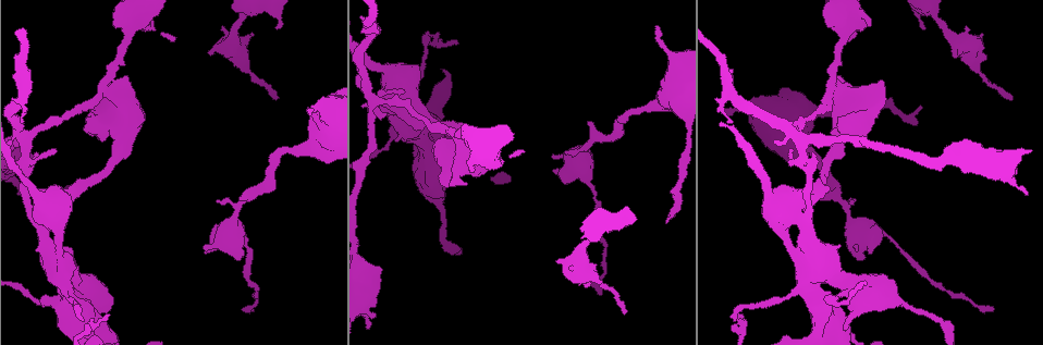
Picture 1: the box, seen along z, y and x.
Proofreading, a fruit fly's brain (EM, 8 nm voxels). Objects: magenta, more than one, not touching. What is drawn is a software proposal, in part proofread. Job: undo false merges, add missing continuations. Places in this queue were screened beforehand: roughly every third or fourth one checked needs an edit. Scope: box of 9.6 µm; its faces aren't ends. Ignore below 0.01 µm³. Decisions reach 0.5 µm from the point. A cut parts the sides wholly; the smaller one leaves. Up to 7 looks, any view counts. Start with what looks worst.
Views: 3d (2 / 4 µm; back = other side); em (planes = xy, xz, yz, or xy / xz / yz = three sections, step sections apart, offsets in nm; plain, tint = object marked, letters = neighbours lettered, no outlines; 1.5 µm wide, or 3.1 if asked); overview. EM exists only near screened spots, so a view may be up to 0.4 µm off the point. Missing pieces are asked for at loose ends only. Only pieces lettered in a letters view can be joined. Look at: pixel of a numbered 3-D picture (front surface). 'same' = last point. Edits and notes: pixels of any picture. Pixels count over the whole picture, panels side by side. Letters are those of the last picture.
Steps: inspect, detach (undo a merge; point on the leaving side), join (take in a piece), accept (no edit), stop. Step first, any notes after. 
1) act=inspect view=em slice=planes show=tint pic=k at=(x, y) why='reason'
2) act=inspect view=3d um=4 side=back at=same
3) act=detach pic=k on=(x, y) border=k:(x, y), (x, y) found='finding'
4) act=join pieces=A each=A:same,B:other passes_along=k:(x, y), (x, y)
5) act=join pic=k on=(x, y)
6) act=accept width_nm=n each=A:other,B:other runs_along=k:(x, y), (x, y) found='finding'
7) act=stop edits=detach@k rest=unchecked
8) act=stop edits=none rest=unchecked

act=inspect view=em slice=planes show=letters pic=1 at=(65, 297) why='two arms in line, one across'

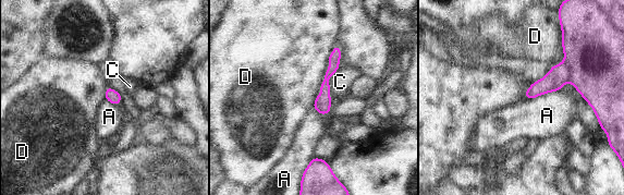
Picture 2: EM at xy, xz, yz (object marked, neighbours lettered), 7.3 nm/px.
act=accept each=A:other,C:other,D:other border=2:(104, 92), (105, 96) found='continuous, no second cell'

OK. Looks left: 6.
act=inspect view=em slice=planes show=letters pic=1 at=(109, 314) why='branch stops here'

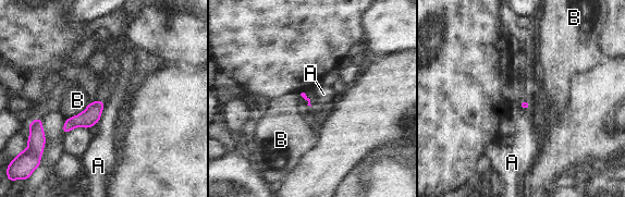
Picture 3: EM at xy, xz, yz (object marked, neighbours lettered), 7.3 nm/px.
act=accept longest_contact=B:200nm each=A:other,B:other border=3:(105, 102), (101, 117), (95, 124) found='no lettered piece goes on from it'

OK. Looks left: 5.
act=inspect view=3d um=2 pic=1 at=(599, 282) why='free end'

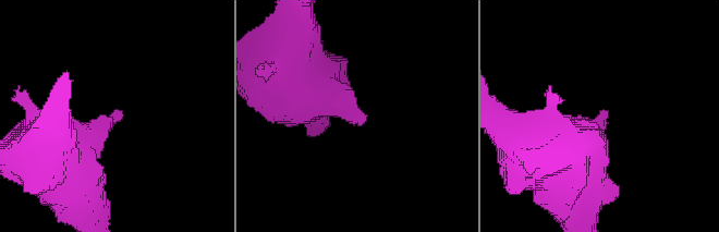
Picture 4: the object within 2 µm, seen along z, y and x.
act=inspect view=em slice=planes show=tint pic=4 at=(608, 112)

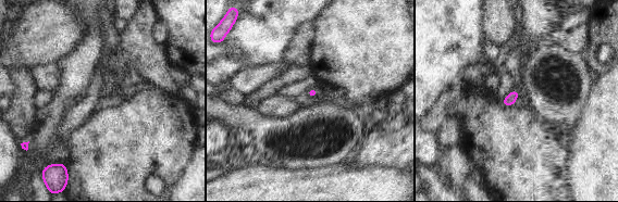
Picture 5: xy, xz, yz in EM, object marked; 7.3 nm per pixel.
act=inspect view=em slice=planes show=letters at=same

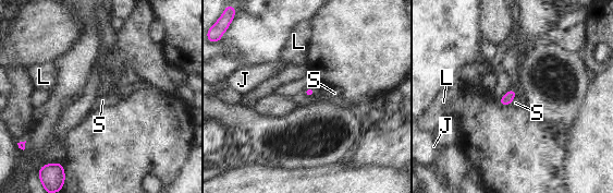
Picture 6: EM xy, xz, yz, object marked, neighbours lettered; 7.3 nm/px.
act=accept longest_contact=S:90nm each=J:other,L:other,S:other border=6:(516, 94), (510, 104) found='no lettered piece goes on from it'

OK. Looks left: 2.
act=stop edits=none rest=unchecked

